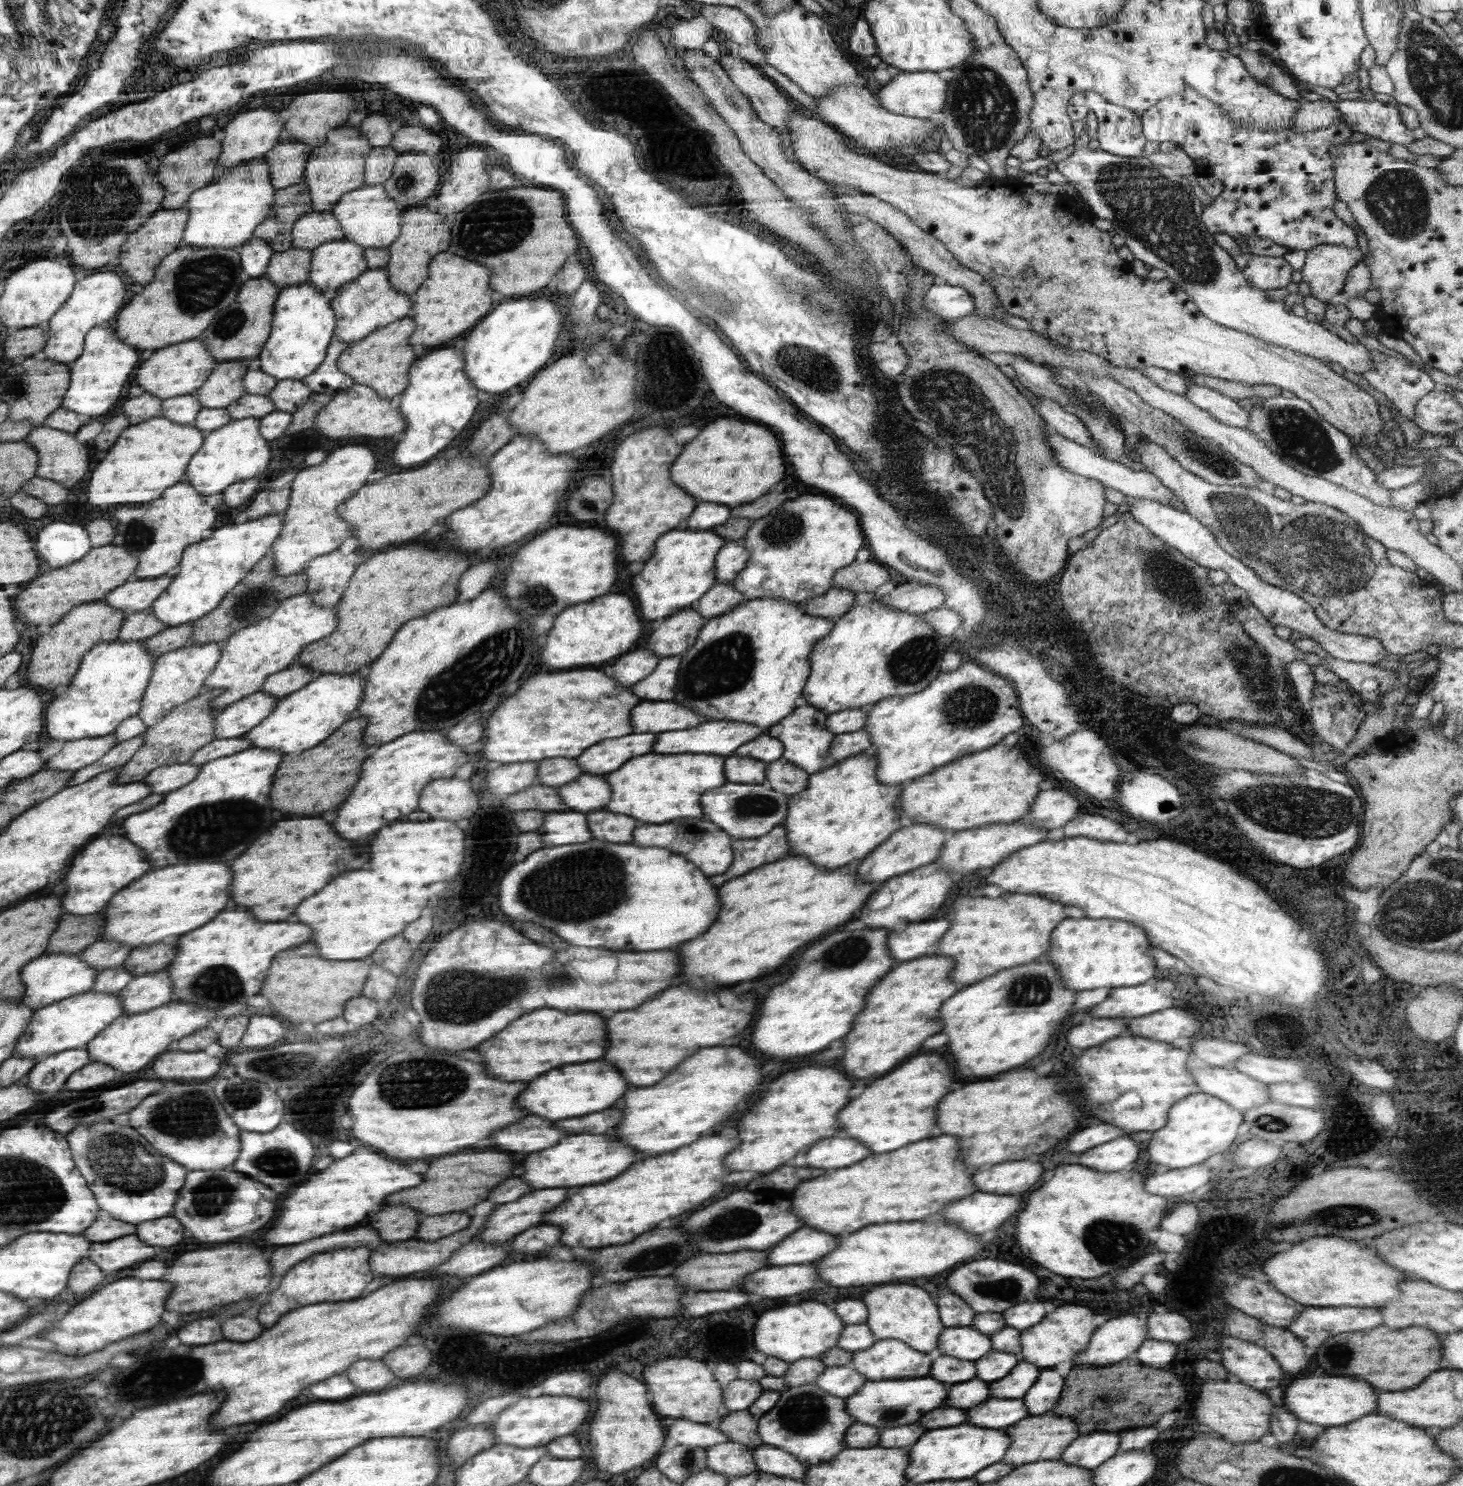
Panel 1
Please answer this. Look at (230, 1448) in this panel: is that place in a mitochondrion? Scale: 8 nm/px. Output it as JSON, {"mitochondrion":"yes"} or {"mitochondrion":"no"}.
{"mitochondrion":"no"}

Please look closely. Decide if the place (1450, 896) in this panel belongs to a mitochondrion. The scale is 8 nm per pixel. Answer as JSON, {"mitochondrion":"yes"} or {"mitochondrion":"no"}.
{"mitochondrion":"yes"}

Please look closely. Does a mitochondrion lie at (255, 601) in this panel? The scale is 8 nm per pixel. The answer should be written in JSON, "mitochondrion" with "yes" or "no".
{"mitochondrion":"yes"}

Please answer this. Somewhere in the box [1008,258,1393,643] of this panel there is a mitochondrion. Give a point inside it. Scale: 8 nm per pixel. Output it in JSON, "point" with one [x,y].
{"point":[1326,556]}

